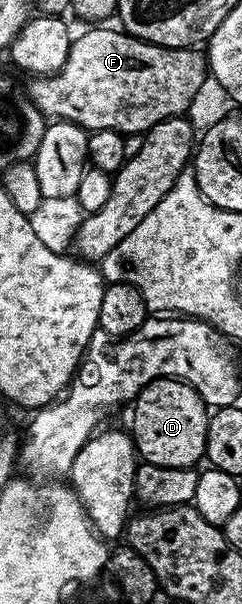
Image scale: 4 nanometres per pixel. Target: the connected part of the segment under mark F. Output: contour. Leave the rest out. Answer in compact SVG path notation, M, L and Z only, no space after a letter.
M87 28L83 35L76 37L72 41L69 48L69 56L65 60L65 64L61 64L61 68L56 74L48 74L46 76L35 76L30 79L29 93L33 104L48 119L62 120L64 122L75 122L82 126L84 130L90 132L92 130L117 130L120 134L126 136L128 134L144 135L147 131L152 130L157 124L161 124L161 120L169 120L186 115L190 102L197 94L197 90L201 88L202 82L209 77L209 67L206 57L198 49L188 48L185 50L168 50L166 46L155 46L151 42L146 42L140 38L134 38L132 34L124 32L122 29L116 30L99 30L103 28Z

